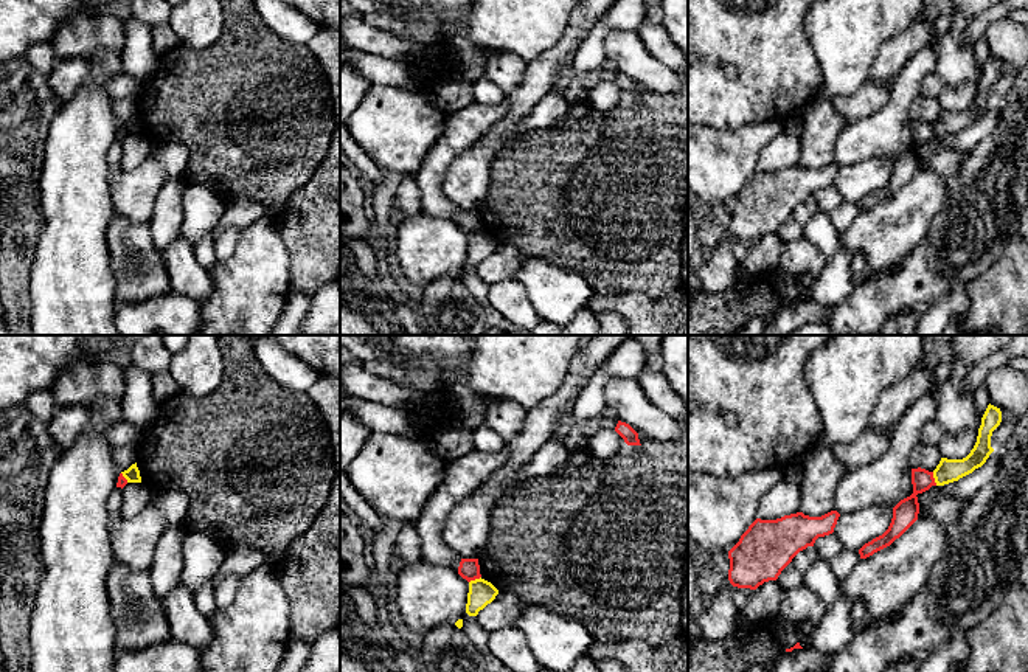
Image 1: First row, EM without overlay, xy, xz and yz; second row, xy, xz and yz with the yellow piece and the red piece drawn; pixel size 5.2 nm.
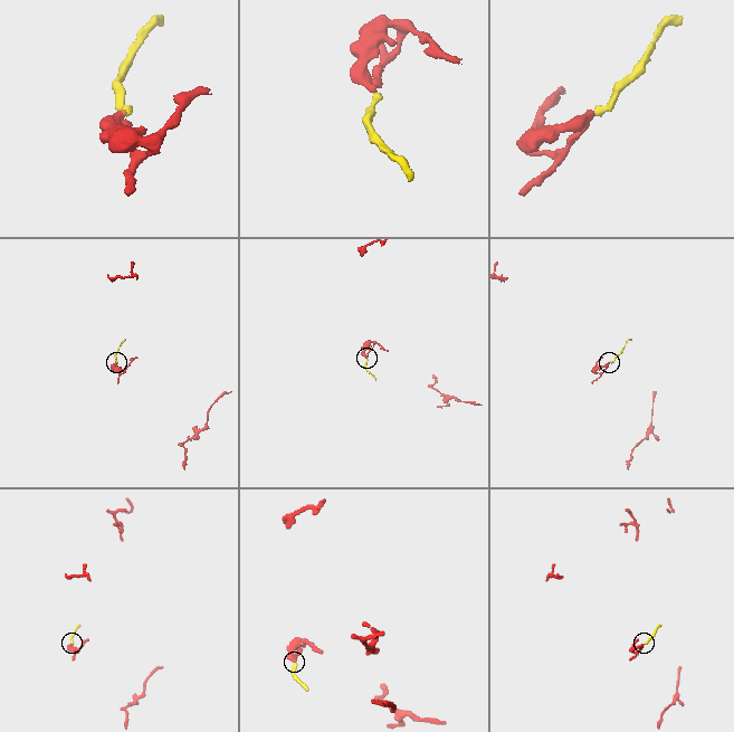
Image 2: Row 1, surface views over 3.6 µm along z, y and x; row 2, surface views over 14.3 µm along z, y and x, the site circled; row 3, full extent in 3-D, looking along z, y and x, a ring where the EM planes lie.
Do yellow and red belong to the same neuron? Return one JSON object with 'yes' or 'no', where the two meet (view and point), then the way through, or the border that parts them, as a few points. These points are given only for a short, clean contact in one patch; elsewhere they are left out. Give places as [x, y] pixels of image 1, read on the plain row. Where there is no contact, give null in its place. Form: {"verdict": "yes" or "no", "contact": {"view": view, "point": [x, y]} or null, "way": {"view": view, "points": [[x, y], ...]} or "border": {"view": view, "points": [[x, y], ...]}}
{"verdict": "no", "contact": {"view": "yz", "point": [934, 129]}, "border": {"view": "yz", "points": [[932, 124], [937, 137]]}}

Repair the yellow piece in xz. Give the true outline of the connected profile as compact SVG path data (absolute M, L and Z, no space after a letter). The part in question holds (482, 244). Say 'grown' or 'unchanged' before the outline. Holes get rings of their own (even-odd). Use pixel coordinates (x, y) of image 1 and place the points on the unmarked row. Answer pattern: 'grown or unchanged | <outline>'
grown | M475 231L469 234L467 256L463 268L455 275L458 281L463 281L471 295L478 300L484 307L489 306L488 296L491 286L486 284L477 273L477 267L488 256L491 256L498 242L484 231Z

